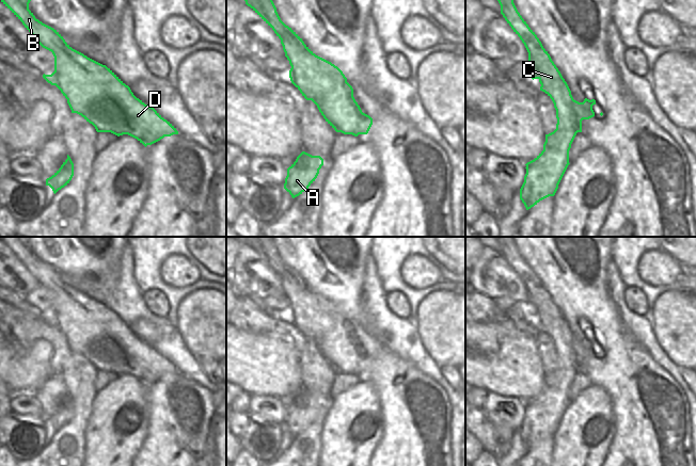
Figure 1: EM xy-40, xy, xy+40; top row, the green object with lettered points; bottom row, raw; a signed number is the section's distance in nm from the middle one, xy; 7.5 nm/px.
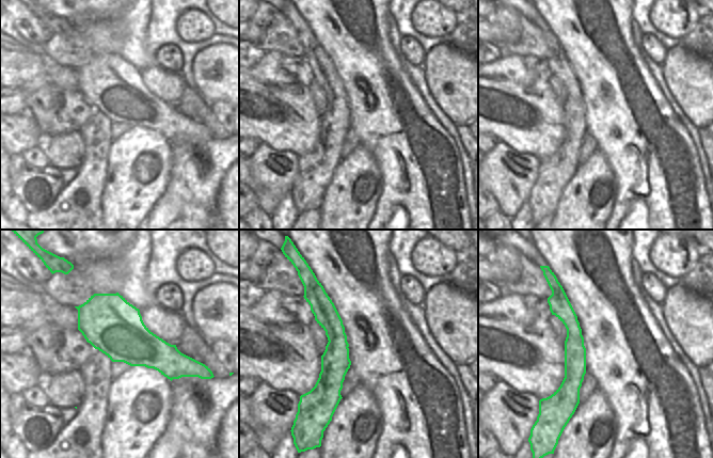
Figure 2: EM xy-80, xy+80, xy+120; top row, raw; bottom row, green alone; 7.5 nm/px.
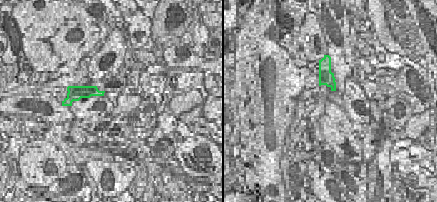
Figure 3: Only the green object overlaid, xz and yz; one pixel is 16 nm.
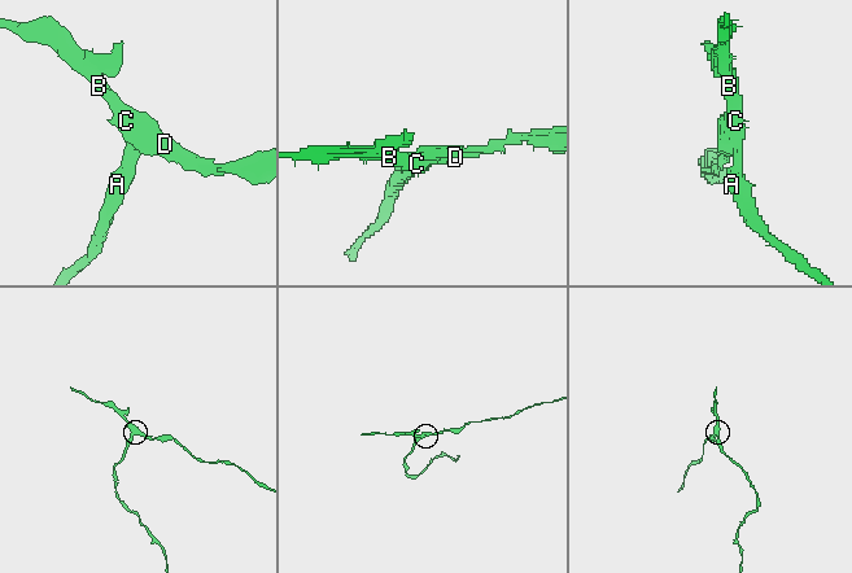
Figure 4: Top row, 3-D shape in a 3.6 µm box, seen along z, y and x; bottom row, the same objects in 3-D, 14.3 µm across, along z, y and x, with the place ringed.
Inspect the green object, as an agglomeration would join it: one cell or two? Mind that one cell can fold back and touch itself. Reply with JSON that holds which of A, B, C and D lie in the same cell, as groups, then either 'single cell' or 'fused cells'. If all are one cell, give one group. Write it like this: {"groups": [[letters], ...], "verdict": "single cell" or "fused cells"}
{"groups": [["A"], ["B", "C", "D"]], "verdict": "fused cells"}

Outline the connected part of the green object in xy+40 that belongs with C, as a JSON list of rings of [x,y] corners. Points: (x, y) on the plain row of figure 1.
[[[496,237],[501,244],[501,253],[520,276],[528,291],[531,317],[538,318],[544,331],[553,340],[556,349],[557,363],[572,363],[578,355],[578,371],[582,371],[582,359],[595,355],[592,344],[595,338],[585,337],[583,341],[573,338],[571,330],[560,310],[552,300],[548,290],[535,271],[518,251],[512,237]]]

